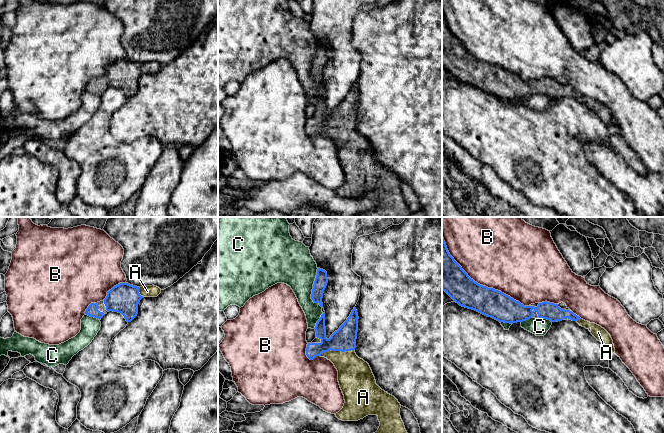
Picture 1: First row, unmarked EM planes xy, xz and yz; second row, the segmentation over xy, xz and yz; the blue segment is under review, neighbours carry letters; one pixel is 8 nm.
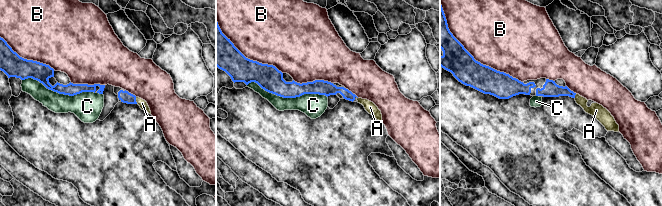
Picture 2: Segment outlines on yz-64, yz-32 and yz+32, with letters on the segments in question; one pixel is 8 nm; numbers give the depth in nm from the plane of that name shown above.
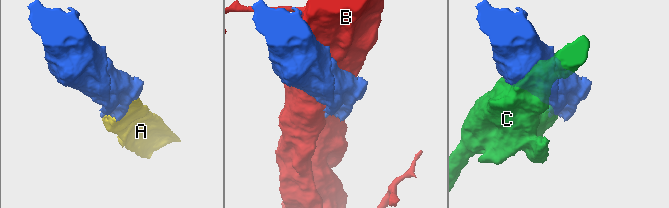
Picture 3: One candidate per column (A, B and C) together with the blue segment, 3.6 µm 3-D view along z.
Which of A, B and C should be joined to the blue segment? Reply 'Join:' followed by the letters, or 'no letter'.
Join: A

